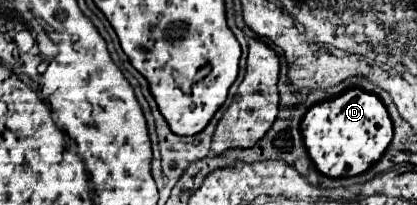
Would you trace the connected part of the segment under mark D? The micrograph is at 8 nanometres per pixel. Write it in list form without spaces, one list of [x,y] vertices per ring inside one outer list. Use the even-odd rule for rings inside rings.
[[[351,87],[333,99],[315,103],[303,117],[301,133],[307,153],[321,173],[329,177],[353,177],[379,161],[393,139],[393,125],[377,95]]]

